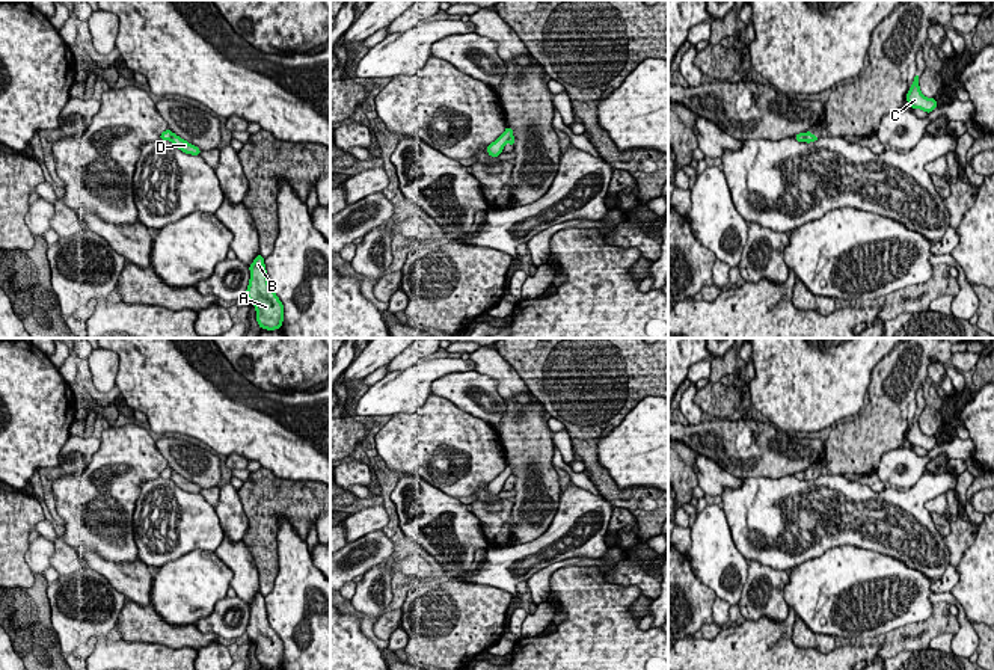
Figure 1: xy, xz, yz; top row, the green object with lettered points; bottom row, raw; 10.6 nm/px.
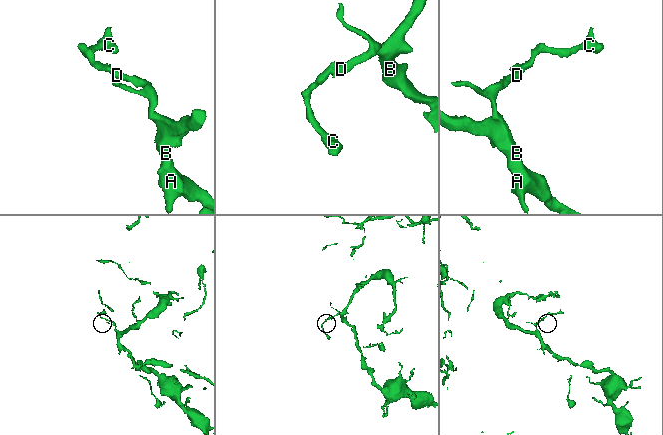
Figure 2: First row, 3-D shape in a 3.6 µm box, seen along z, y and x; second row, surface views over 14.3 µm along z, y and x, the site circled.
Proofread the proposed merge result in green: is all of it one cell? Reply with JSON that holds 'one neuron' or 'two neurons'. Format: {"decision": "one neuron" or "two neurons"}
{"decision": "two neurons"}

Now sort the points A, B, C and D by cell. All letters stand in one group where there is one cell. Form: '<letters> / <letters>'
A B D / C

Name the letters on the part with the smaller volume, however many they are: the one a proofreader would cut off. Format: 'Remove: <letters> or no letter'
Remove: C

